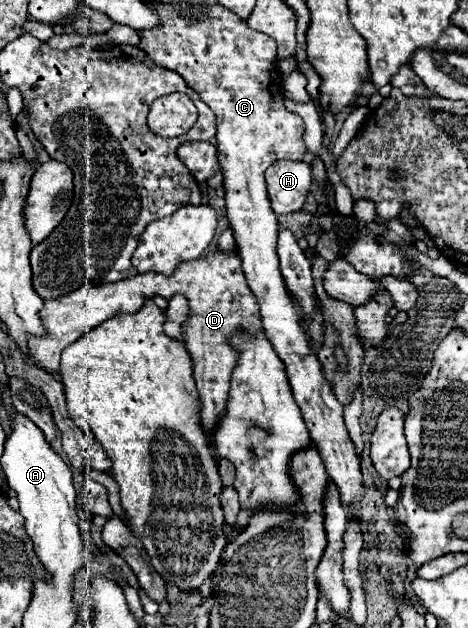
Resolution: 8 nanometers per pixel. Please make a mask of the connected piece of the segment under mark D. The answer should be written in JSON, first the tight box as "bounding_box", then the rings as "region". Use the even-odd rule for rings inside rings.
{"bounding_box":[28,253,262,437],"region":[[[210,253],[206,257],[200,257],[200,261],[188,261],[188,265],[180,265],[180,269],[176,269],[176,277],[160,277],[160,273],[146,273],[116,283],[82,285],[74,293],[68,293],[58,299],[48,299],[40,309],[40,319],[46,333],[28,335],[28,355],[42,369],[58,373],[62,349],[74,343],[82,333],[100,325],[108,317],[114,317],[118,311],[128,313],[140,309],[146,297],[160,295],[169,300],[175,294],[184,295],[190,303],[190,315],[182,325],[182,337],[194,363],[194,381],[200,399],[200,423],[204,433],[212,437],[216,429],[214,423],[222,417],[222,411],[226,409],[230,393],[230,375],[238,365],[240,357],[240,353],[232,349],[228,339],[234,331],[262,331],[258,301],[246,285],[240,257],[236,253]]]}

